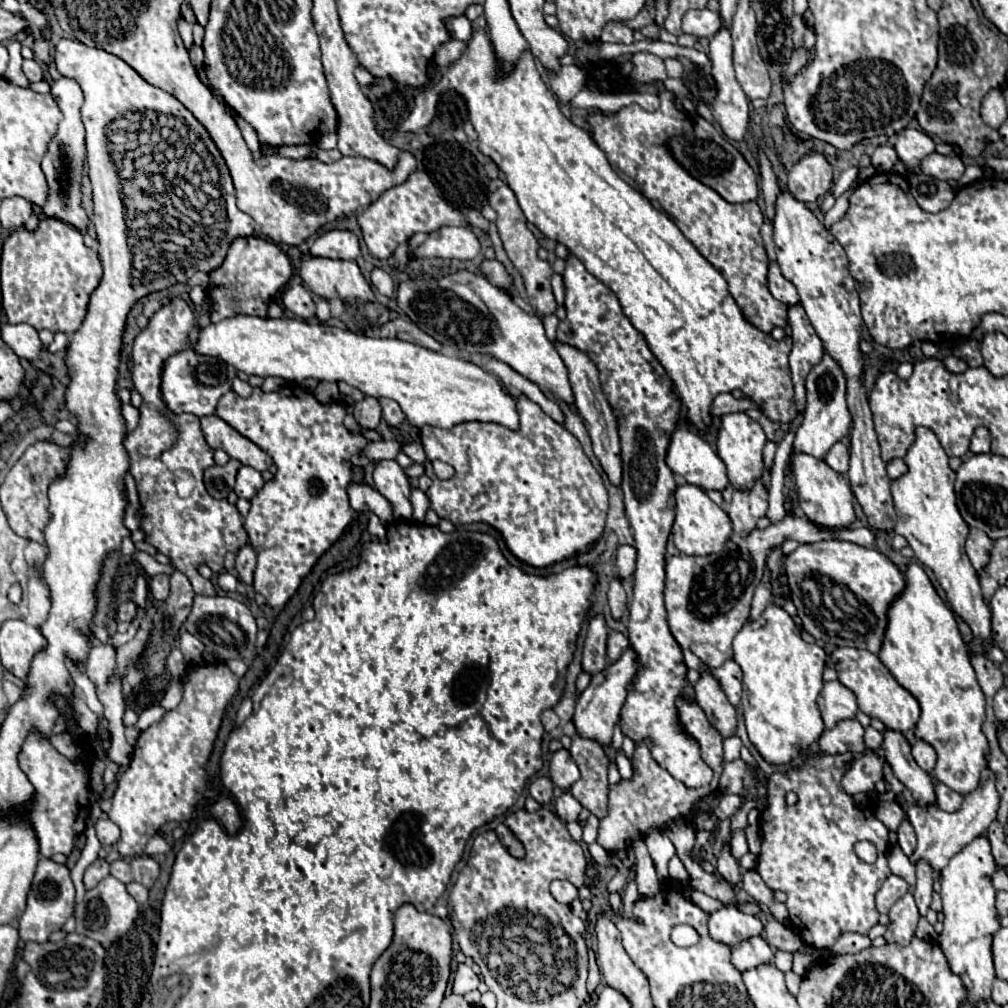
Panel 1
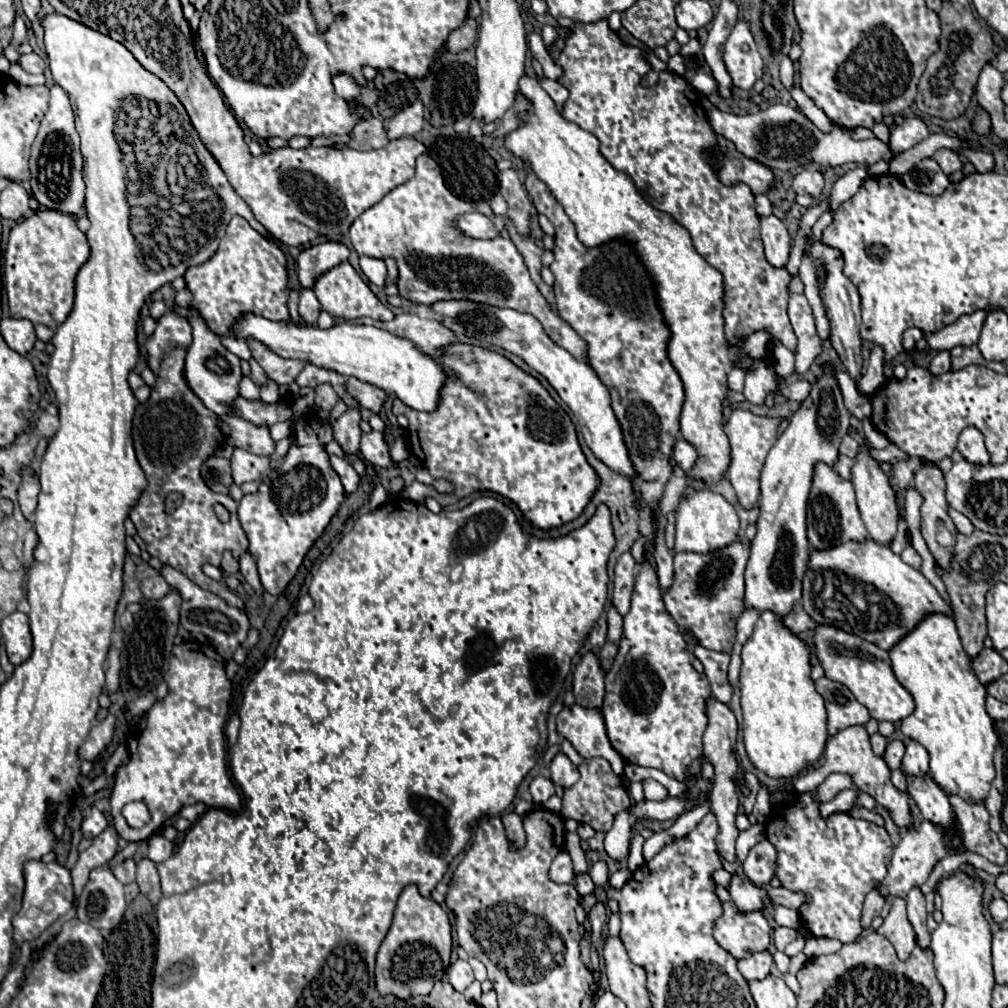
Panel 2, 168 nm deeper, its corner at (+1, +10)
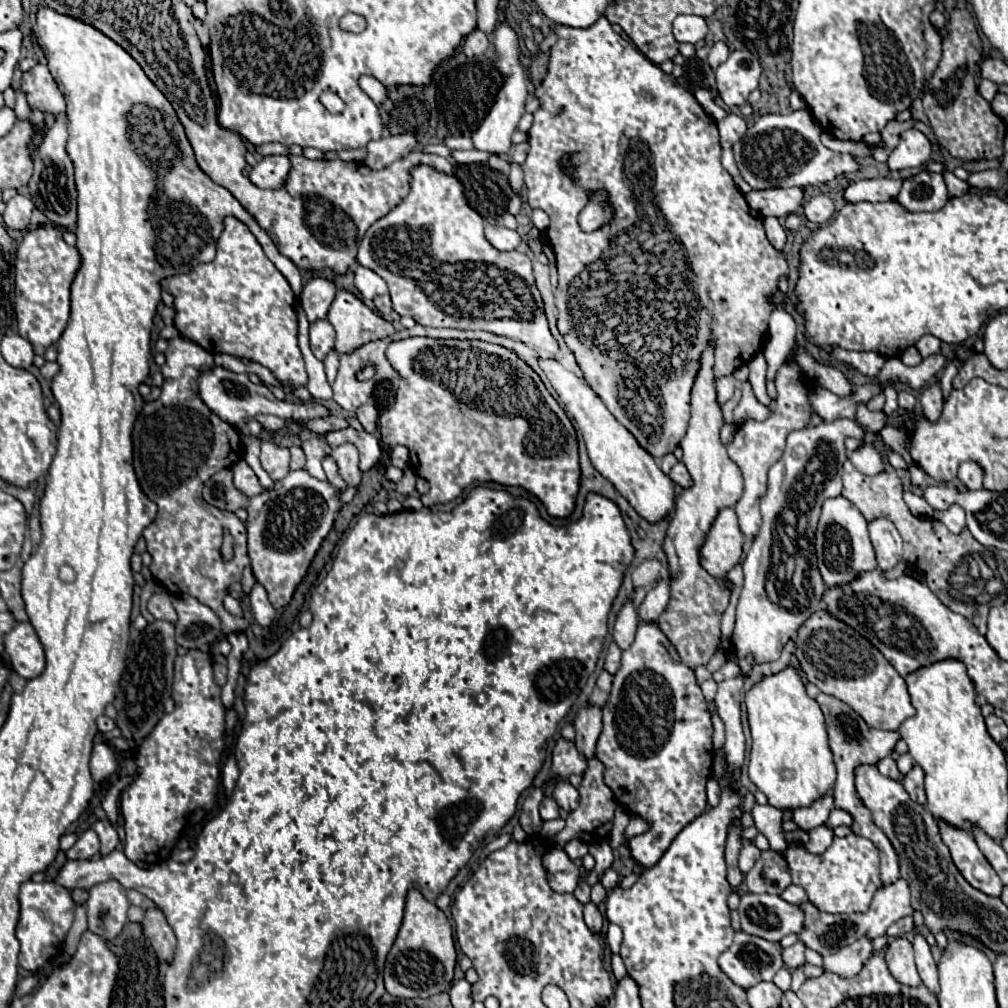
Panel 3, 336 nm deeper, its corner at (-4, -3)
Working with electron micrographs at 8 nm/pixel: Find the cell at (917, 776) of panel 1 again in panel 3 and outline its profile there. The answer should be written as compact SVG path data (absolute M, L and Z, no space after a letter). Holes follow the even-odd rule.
M936 819L936 825L938 825L940 837L948 845L948 849L952 853L952 861L958 867L958 871L962 873L962 877L974 889L978 889L986 895L998 897L1002 893L1004 885L1002 885L1000 877L994 873L992 865L982 855L982 851L978 849L972 835L942 819Z

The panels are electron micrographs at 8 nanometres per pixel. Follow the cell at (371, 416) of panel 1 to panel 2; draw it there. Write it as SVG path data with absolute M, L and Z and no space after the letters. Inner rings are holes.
M347 410L341 414L333 424L333 440L341 446L345 456L353 456L359 452L359 438L361 438L361 428L359 428L359 412L357 410Z

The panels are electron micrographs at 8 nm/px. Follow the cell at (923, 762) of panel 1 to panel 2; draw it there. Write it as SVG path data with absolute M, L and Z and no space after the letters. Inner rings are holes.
M915 740L907 742L901 770L907 776L917 776L917 778L923 778L925 774L929 774L929 754L919 742L915 742Z

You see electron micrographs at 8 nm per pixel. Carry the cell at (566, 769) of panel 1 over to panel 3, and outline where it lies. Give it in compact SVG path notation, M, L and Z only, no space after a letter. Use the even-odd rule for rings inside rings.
M558 779L558 781L556 781L552 797L554 797L556 803L558 803L562 809L566 809L566 811L572 811L572 809L578 807L578 789L576 789L572 783L564 781L564 779Z

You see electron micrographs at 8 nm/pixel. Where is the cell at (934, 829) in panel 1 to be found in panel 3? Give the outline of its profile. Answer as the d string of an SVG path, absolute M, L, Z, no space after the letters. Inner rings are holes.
M902 877L896 883L890 883L890 885L880 887L876 891L874 901L872 901L872 905L870 905L870 909L866 913L830 915L830 913L822 913L820 909L816 909L810 901L798 903L796 907L804 913L804 927L802 927L802 933L800 933L800 941L806 947L818 951L820 955L834 953L838 947L850 945L850 943L854 943L862 935L868 935L870 939L880 937L880 935L886 935L886 929L894 921L898 921L898 919L914 913L914 907L912 907L912 901L910 901L910 883L906 879L902 879Z

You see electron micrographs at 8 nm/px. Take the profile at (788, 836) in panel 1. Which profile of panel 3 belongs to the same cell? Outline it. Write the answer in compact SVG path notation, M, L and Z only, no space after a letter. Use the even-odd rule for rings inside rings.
M860 835L834 837L832 845L820 857L808 853L806 847L788 847L782 855L788 861L794 885L800 885L806 891L808 901L814 903L820 911L826 911L826 913L866 913L870 909L870 903L872 903L872 897L874 897L876 889L882 887L878 849L870 839L860 837Z

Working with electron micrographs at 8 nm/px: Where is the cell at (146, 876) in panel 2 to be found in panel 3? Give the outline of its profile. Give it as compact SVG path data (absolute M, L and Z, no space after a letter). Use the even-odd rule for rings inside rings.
M150 907L144 913L144 935L148 937L148 941L152 943L156 955L162 961L170 961L172 953L174 953L174 945L176 945L176 937L174 931L170 927L170 923L166 921L164 913L158 907Z

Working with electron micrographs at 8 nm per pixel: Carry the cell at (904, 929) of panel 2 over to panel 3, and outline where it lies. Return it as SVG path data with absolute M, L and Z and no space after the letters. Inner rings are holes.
M906 937L890 939L886 947L886 963L890 973L904 985L920 985L920 977L914 965L914 951Z

